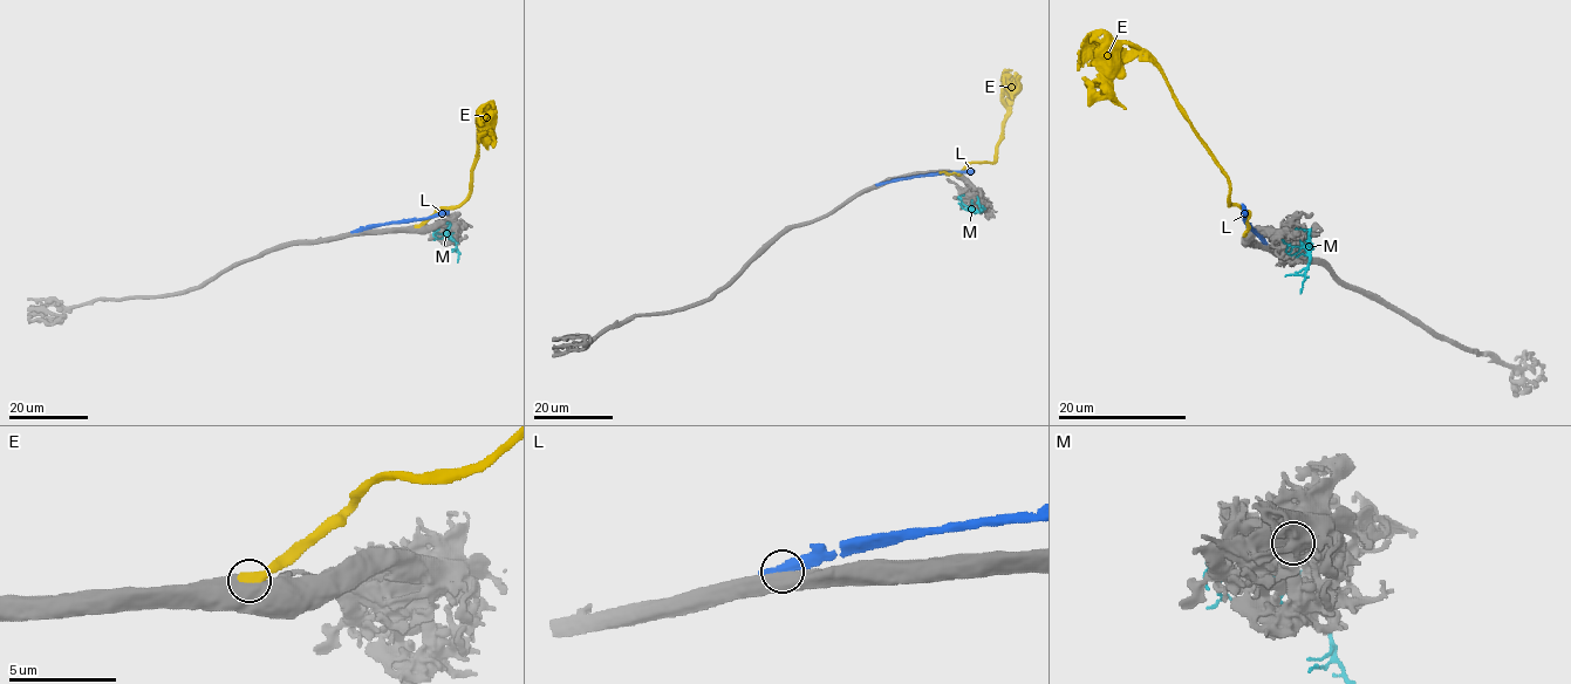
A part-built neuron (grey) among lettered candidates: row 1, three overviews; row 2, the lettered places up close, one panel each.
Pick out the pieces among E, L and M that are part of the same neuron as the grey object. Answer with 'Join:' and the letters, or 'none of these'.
Join: E

